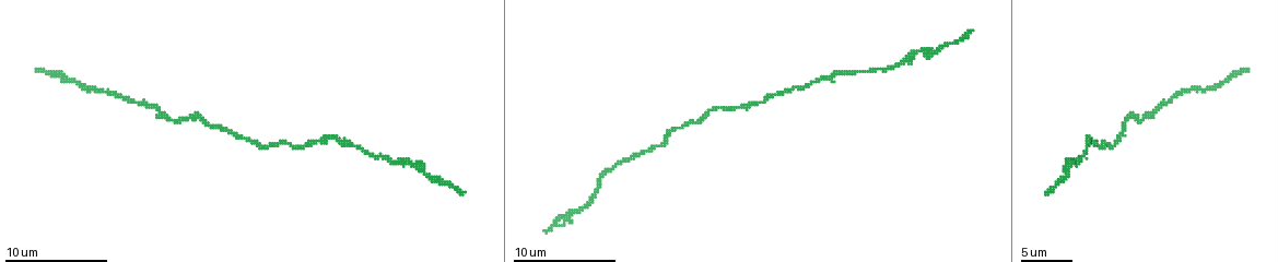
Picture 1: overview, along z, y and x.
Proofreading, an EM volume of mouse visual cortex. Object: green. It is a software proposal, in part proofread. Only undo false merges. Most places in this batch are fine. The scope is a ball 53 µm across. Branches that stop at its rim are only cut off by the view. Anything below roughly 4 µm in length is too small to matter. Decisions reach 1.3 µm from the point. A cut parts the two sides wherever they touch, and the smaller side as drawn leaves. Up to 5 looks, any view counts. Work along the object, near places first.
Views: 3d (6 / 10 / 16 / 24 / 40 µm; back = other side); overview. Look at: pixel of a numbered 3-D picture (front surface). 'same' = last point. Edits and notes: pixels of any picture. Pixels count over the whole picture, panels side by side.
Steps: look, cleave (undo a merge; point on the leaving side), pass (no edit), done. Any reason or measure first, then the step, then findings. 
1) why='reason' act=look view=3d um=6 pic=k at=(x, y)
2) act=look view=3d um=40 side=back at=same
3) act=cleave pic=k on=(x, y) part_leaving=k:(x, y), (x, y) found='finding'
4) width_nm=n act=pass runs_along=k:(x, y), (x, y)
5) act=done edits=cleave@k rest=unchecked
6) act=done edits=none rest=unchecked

act=look view=3d um=6 pic=1 at=(412, 162)

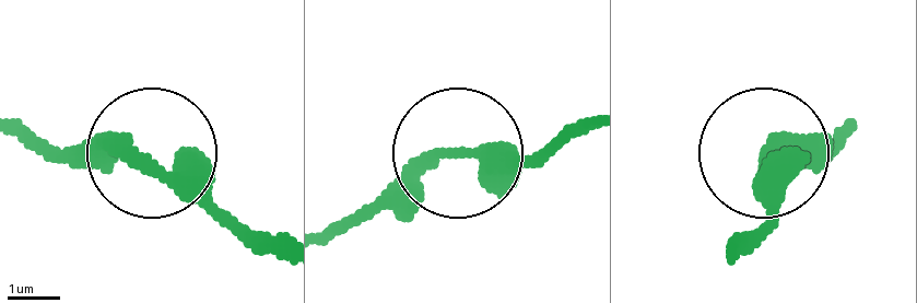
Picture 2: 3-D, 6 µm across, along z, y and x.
why='from behind' act=look view=3d um=6 side=back pic=2 at=(450, 156)

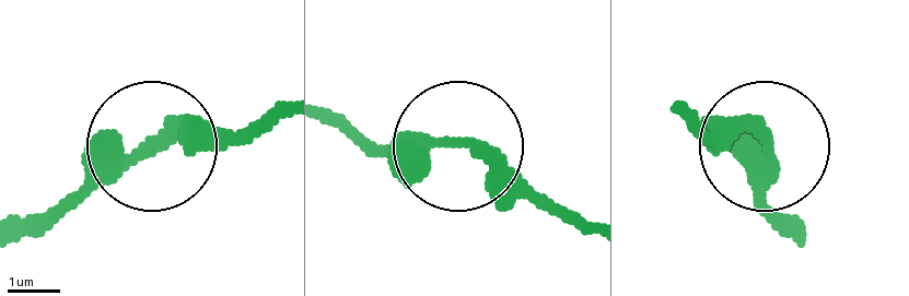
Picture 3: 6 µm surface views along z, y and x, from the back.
act=pass runs_along=3:(280, 111), (124, 151), (49, 206) found='continuous, no second neuron'

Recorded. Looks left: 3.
why='thick turns thin' act=look view=3d um=16 pic=1 at=(807, 85)

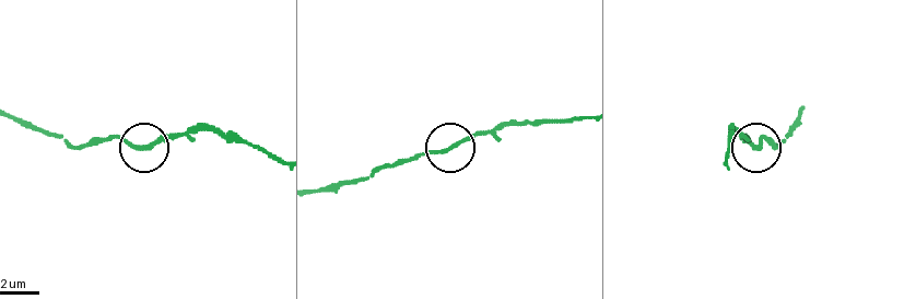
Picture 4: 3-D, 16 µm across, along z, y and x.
act=look view=3d um=6 pic=4 at=(144, 148)

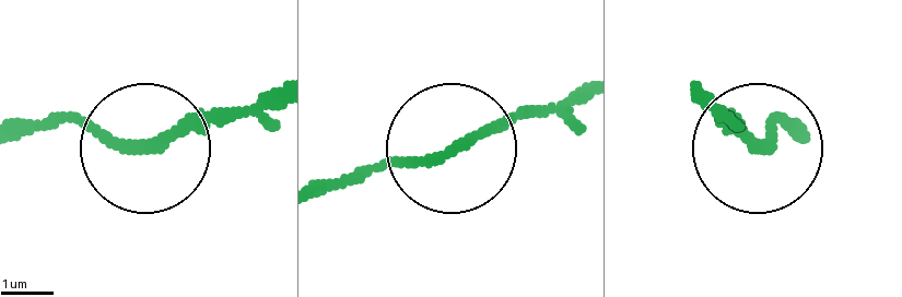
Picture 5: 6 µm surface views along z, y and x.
act=pass runs_along=5:(21, 128), (86, 123), (164, 145), (252, 110) found='continuous, no second neuron'

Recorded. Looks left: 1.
act=done edits=none rest=unchecked

